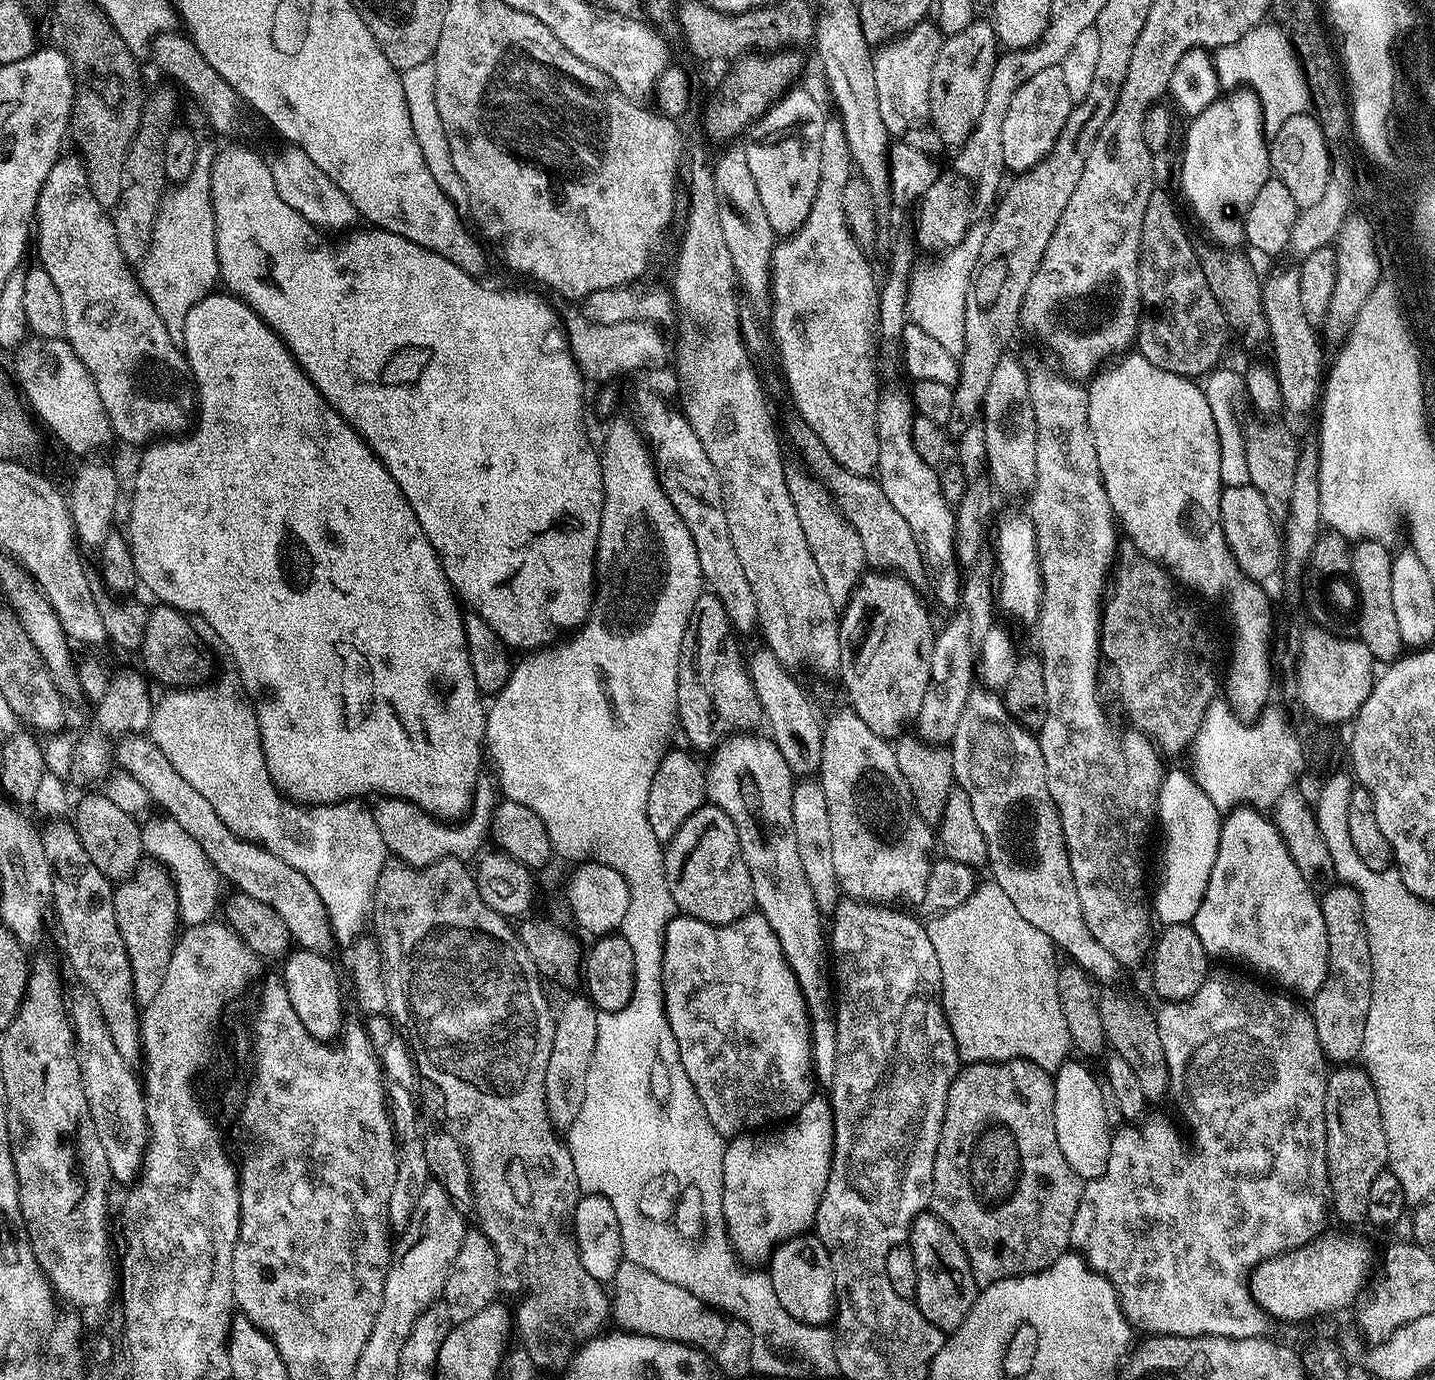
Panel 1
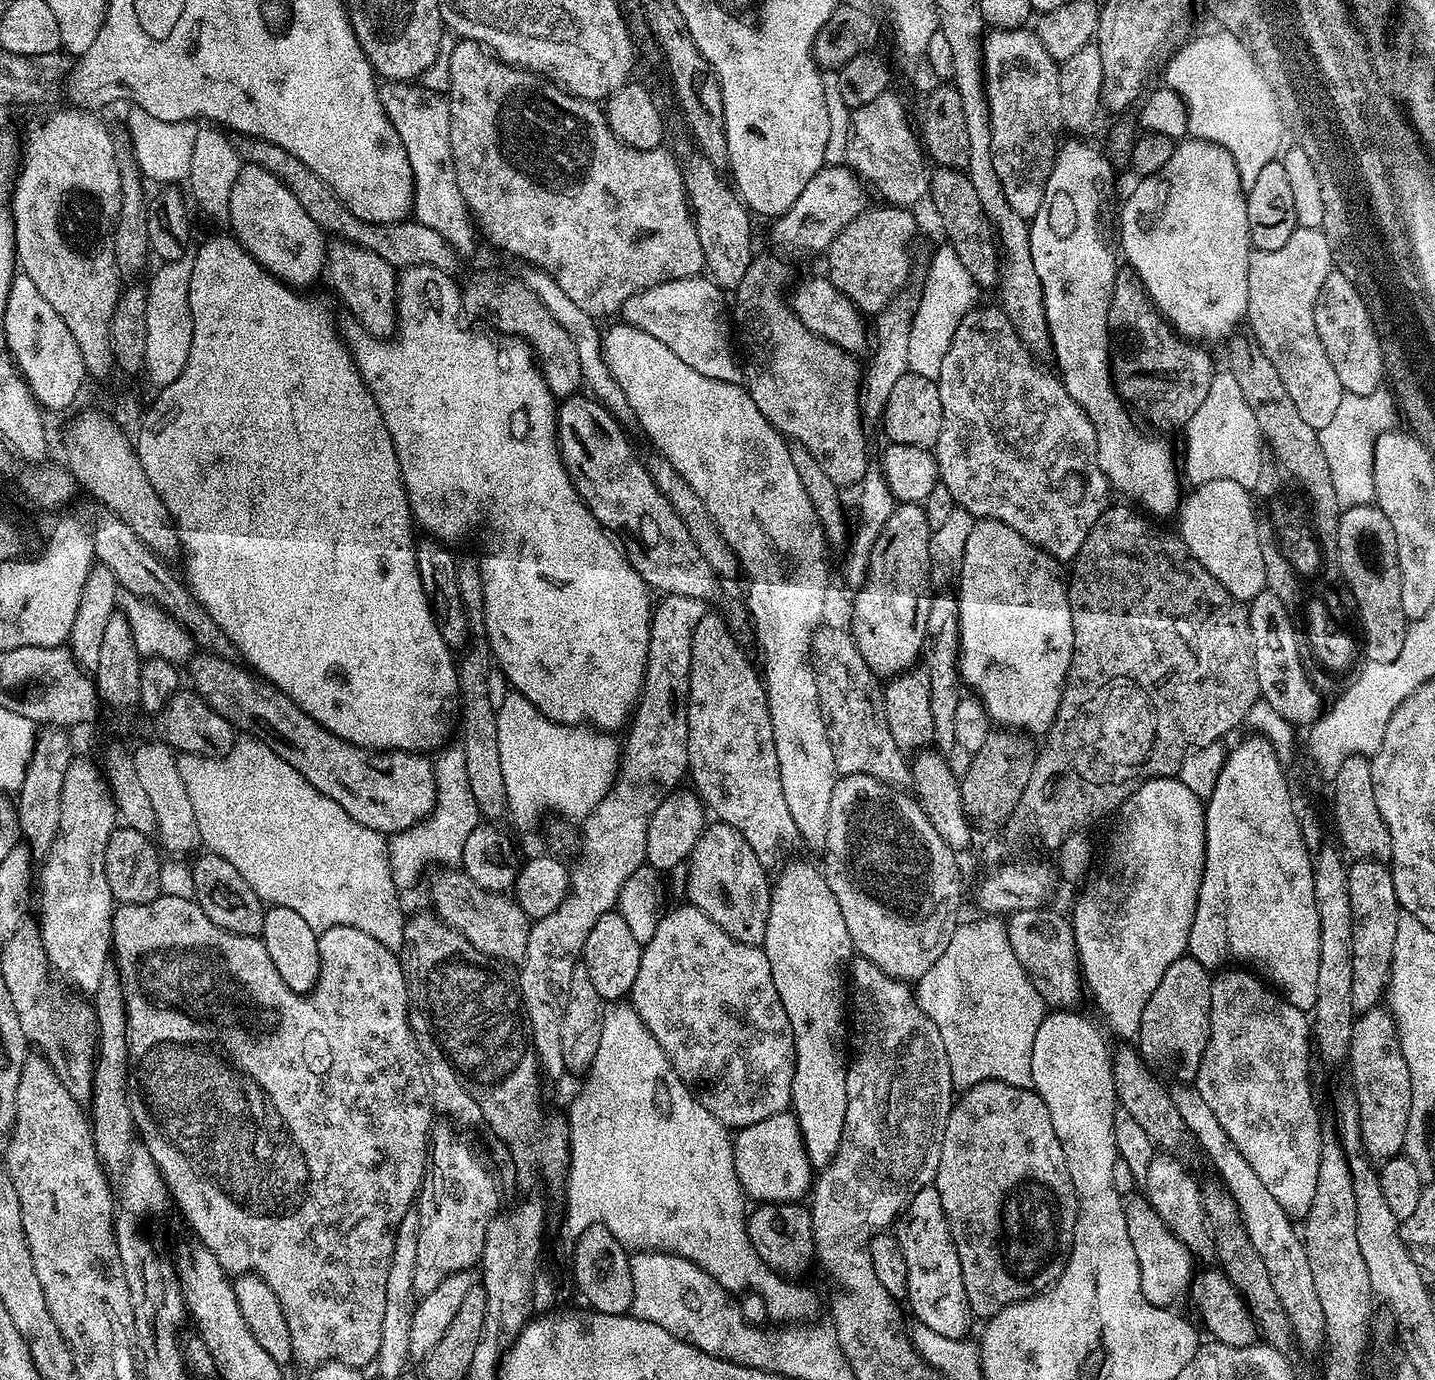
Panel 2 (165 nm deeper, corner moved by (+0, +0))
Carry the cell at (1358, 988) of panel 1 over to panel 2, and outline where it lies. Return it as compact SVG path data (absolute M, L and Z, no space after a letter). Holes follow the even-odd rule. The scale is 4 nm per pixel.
M1383 860L1351 861L1348 870L1350 910L1352 911L1352 961L1354 962L1354 990L1352 1006L1357 1013L1375 1008L1385 997L1388 978L1392 974L1392 951L1398 934L1402 909L1394 894L1392 869Z

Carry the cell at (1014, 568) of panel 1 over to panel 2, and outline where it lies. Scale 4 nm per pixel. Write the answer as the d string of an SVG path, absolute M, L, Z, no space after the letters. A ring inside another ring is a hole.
M977 519L966 541L965 557L962 558L958 583L958 601L960 607L960 679L965 685L973 688L984 709L988 712L989 721L998 723L1008 730L1023 730L1025 733L1040 732L1047 734L1052 729L1058 708L1062 702L1064 685L1068 683L1068 671L1074 654L1074 622L1070 618L1070 602L1068 601L1068 586L1065 577L1060 577L1061 565L1049 554L1032 544L1014 526L1006 526L1006 522L997 520Z

